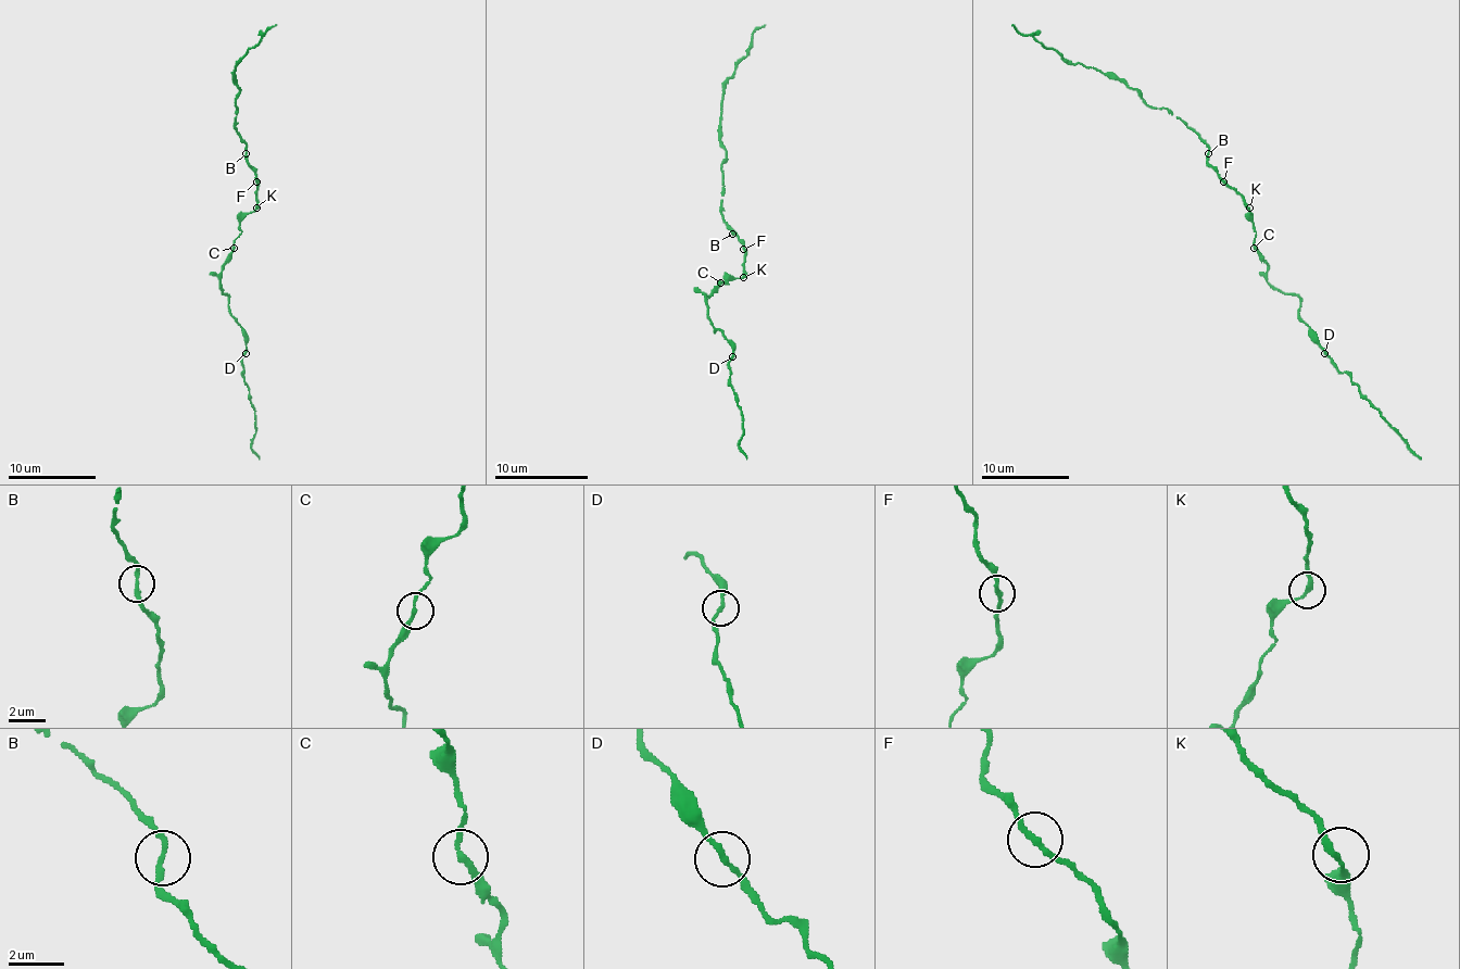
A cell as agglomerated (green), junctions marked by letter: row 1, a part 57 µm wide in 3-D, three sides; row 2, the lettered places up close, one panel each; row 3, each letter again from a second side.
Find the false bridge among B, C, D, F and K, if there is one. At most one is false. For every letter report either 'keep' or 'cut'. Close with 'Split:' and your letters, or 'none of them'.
B: keep
C: keep
D: keep
F: keep
K: keep
Split: none of them

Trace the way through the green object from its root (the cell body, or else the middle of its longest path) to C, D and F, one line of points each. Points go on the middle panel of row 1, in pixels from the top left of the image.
C: (737, 277), (720, 282)
D: (737, 277), (720, 282), (706, 297), (706, 313), (713, 331), (718, 329), (732, 343), (732, 356)
F: (737, 277), (743, 275), (743, 249)

